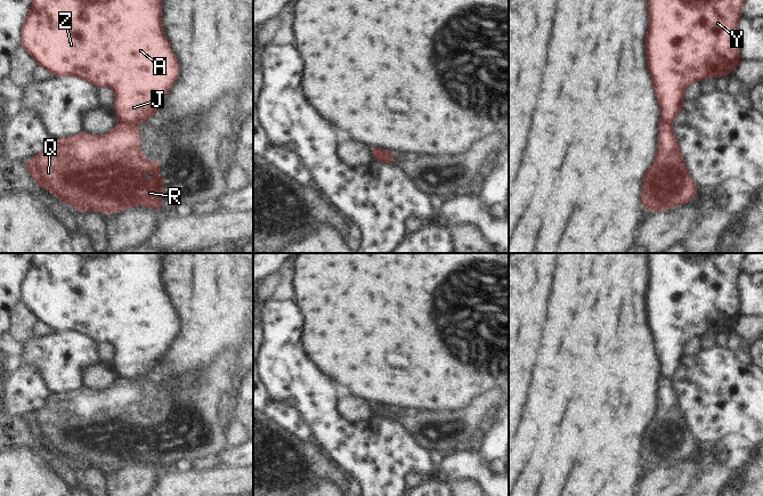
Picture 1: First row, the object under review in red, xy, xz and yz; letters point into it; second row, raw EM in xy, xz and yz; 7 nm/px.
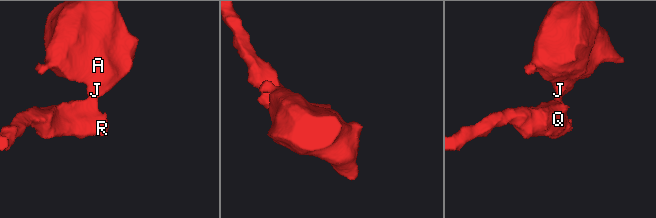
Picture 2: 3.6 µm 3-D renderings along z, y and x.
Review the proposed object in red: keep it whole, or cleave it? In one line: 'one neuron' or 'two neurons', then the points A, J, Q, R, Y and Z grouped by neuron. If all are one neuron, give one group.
two neurons; groups A J Y Z / Q R

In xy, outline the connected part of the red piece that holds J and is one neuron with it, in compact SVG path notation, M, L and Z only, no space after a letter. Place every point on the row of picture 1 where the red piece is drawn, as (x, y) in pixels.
M33 0L21 46L55 76L79 76L115 92L117 122L151 120L179 75L179 65L161 23L162 0Z

